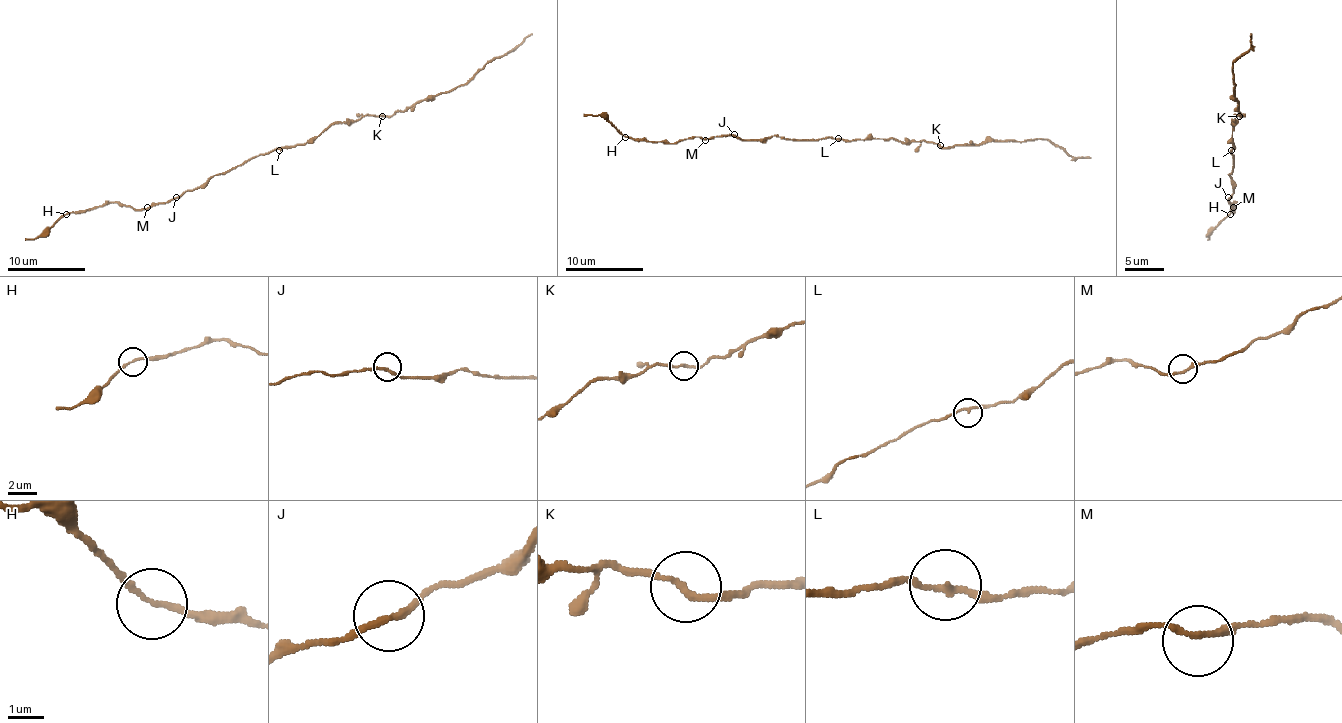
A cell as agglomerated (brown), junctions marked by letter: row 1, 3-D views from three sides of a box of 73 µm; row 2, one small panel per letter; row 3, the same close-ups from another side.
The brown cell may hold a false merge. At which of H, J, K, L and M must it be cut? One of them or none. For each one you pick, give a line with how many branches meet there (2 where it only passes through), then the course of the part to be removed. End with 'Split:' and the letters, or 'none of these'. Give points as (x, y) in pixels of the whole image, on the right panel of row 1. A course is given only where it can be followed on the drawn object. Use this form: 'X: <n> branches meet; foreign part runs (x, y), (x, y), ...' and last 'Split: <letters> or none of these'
K: 2 branches meet; foreign part runs (1239, 115), (1231, 64), (1251, 47), (1251, 33)
Split: K

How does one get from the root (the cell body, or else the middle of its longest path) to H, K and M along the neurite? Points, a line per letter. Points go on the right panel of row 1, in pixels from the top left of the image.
H: (1233, 148), (1233, 170), (1230, 174), (1233, 191), (1230, 195), (1230, 209), (1237, 203), (1230, 215)
K: (1233, 148), (1231, 125), (1235, 115), (1239, 115)
M: (1233, 148), (1233, 170), (1230, 174), (1233, 183), (1230, 203), (1233, 207)

